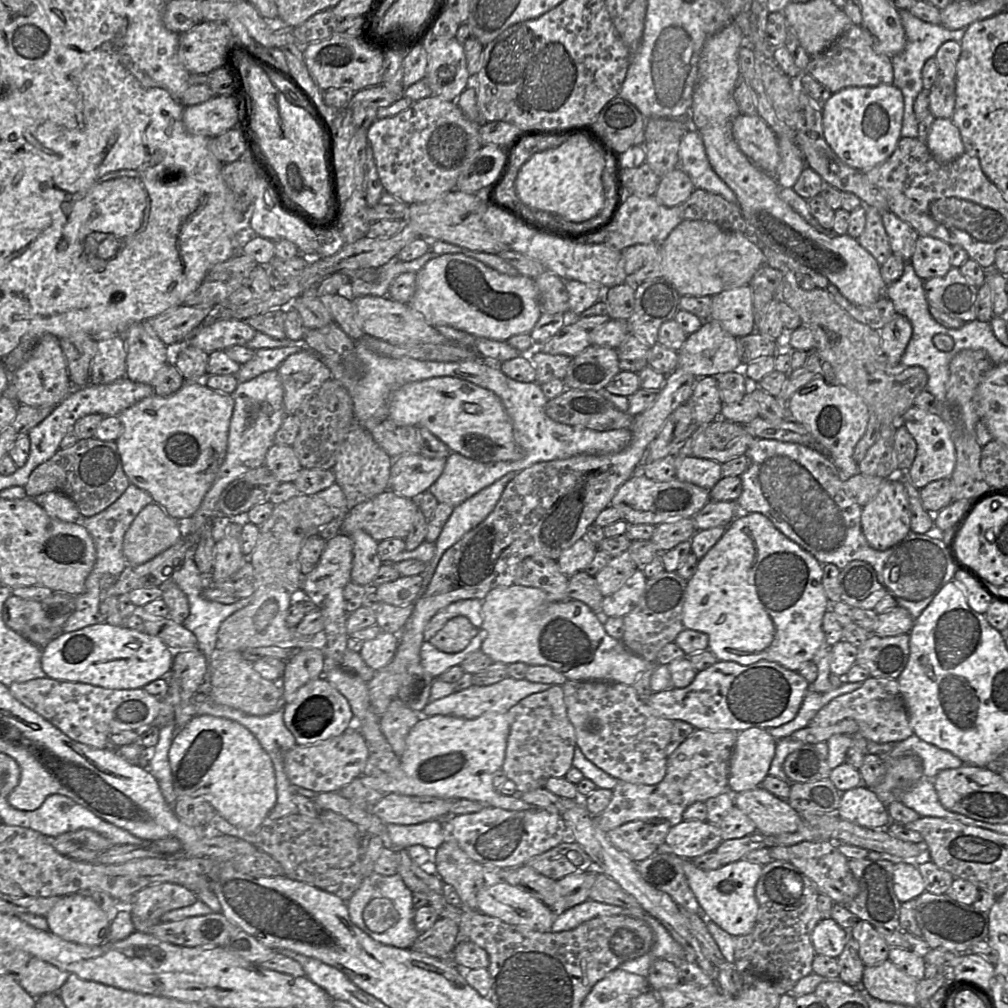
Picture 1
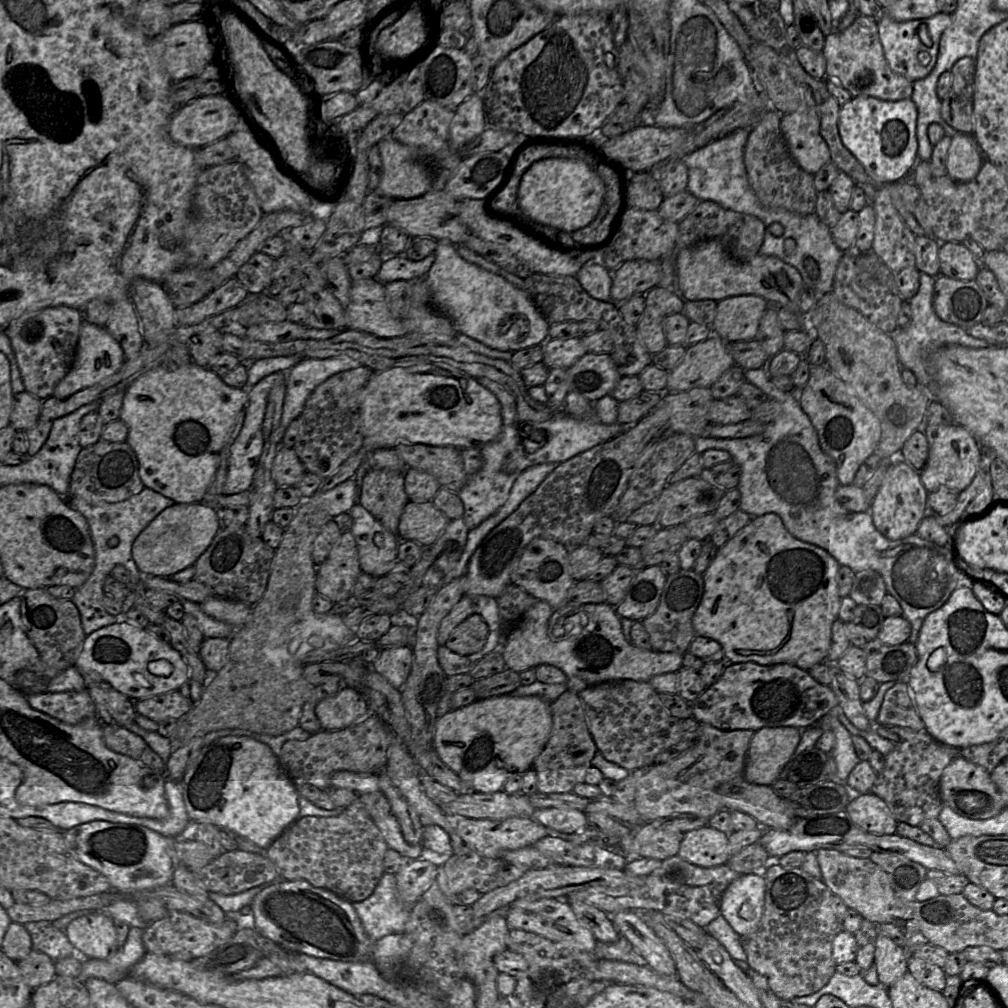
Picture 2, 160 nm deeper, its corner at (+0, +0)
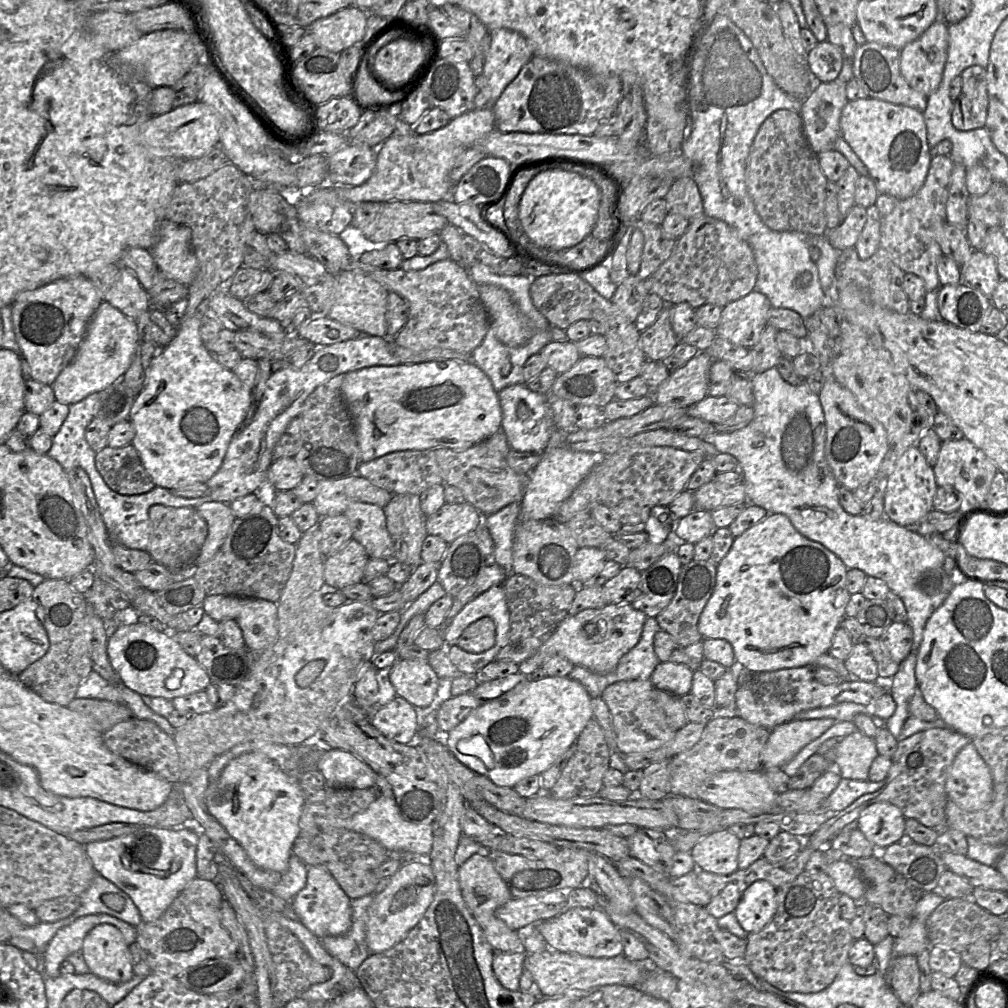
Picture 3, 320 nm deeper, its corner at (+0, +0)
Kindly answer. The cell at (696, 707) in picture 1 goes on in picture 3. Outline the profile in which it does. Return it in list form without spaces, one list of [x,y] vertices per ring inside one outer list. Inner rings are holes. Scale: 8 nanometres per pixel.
[[[811,667],[750,673],[744,671],[735,694],[735,715],[750,724],[773,729],[793,720],[801,711],[829,707],[843,702],[861,704],[866,707],[884,693],[889,693],[886,685],[861,680],[823,685],[814,679]]]

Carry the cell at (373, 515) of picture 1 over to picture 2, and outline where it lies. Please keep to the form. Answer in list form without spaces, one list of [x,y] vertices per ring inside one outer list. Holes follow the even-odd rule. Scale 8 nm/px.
[[[409,501],[401,515],[397,536],[401,541],[411,540],[423,547],[431,547],[442,535],[449,518],[432,502]]]

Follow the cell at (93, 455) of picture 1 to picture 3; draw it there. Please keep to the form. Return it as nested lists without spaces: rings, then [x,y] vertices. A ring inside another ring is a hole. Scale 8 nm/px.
[[[134,446],[105,447],[96,453],[95,466],[107,486],[121,495],[141,495],[156,486]]]

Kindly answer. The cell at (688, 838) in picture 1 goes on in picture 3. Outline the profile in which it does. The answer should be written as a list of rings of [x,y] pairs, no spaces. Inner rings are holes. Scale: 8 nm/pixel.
[[[727,830],[709,833],[689,852],[695,869],[717,875],[729,875],[738,869],[740,840]]]

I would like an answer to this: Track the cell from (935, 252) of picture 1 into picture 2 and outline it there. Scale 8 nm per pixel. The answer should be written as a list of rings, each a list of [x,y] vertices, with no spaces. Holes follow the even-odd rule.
[[[958,242],[940,243],[938,259],[941,275],[963,281],[975,280],[982,266],[973,254]]]

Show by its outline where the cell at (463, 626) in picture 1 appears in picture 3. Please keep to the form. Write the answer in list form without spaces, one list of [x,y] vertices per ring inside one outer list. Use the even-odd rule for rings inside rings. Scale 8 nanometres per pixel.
[[[483,617],[463,631],[456,646],[469,653],[483,653],[492,648],[495,641],[495,623],[490,617]]]

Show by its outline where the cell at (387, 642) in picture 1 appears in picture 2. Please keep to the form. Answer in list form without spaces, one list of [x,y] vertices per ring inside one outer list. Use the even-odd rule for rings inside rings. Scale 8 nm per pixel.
[[[410,646],[387,647],[380,650],[372,668],[401,691],[411,671],[412,661]]]

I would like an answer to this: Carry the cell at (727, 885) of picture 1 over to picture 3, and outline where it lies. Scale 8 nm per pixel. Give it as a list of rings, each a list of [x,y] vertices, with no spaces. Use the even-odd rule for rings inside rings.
[[[767,881],[752,883],[743,893],[733,913],[747,933],[761,931],[776,912],[776,889]]]

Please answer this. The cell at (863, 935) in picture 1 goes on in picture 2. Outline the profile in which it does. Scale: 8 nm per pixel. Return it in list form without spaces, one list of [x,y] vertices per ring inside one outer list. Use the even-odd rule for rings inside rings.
[[[878,934],[873,964],[877,969],[879,983],[889,987],[908,972],[908,954],[890,938]]]

